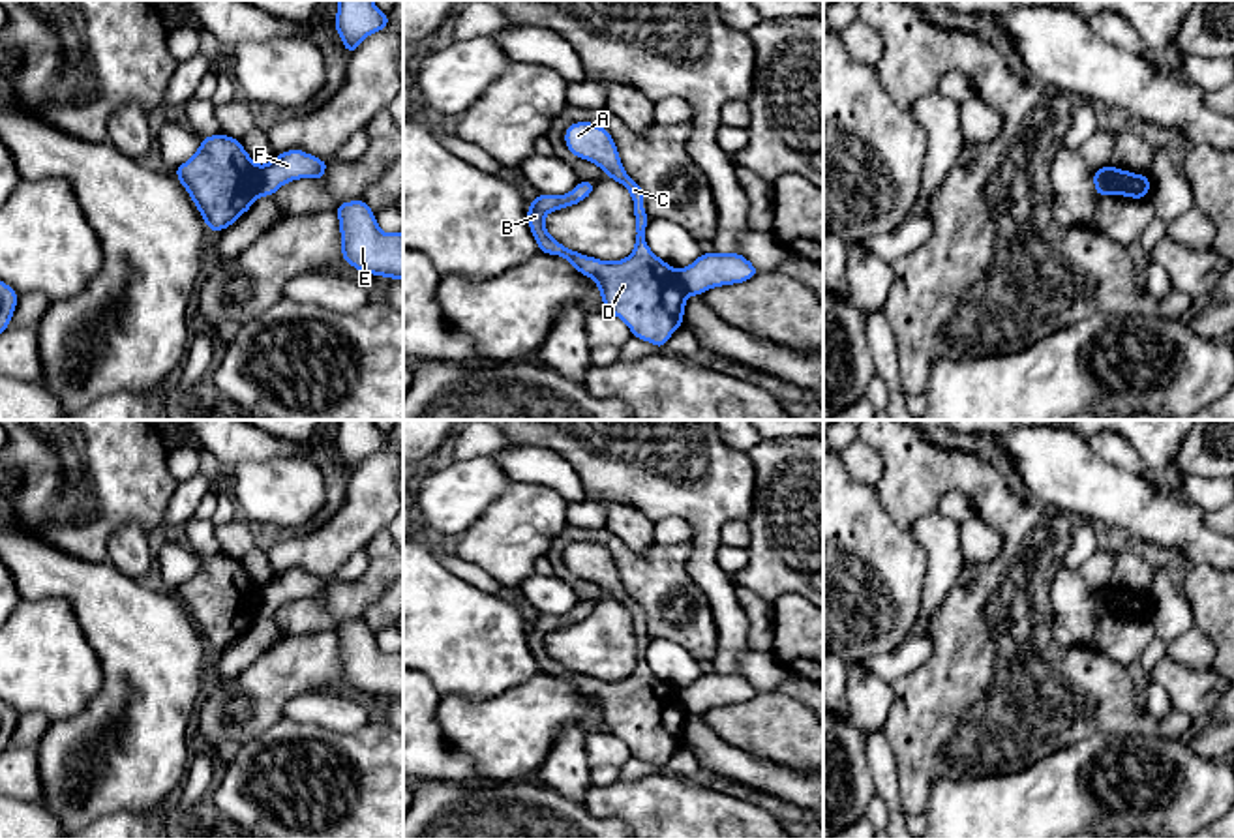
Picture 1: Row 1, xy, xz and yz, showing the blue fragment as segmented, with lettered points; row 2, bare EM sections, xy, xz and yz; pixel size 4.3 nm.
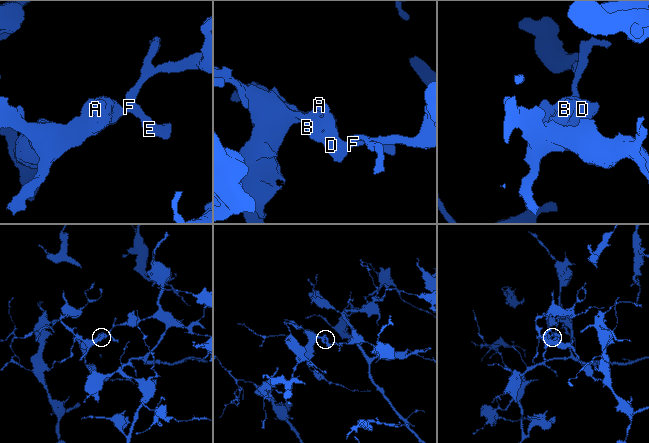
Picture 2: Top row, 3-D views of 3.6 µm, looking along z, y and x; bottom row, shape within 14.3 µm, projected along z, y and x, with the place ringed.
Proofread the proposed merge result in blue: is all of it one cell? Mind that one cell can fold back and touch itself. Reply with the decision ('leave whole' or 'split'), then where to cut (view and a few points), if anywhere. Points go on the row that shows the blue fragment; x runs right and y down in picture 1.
split; cut in xy along (261, 167), (257, 194)

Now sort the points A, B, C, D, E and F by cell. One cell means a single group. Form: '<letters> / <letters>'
A B C D / E F

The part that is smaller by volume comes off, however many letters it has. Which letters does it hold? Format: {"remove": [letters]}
{"remove": ["A", "B", "C", "D"]}

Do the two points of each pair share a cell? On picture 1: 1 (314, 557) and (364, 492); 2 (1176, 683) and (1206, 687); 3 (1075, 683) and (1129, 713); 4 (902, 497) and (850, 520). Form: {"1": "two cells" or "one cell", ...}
{"1": "one cell", "2": "one cell", "3": "one cell", "4": "two cells"}

